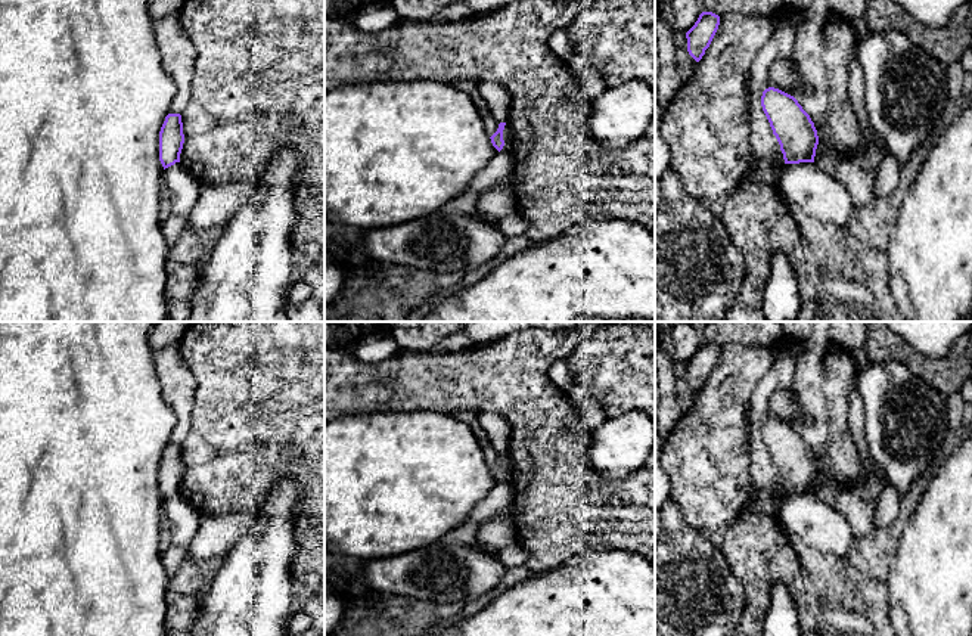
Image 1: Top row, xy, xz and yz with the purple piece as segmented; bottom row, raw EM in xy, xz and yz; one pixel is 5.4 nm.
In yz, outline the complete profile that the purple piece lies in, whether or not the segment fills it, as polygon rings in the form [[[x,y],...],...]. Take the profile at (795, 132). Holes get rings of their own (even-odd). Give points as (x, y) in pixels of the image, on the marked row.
[[[768,87],[763,91],[761,106],[780,145],[785,164],[814,162],[817,130],[798,100],[779,89]]]

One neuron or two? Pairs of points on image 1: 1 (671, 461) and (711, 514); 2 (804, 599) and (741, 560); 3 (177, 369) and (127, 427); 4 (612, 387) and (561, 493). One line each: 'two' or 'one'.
1: one
2: one
3: two
4: one

